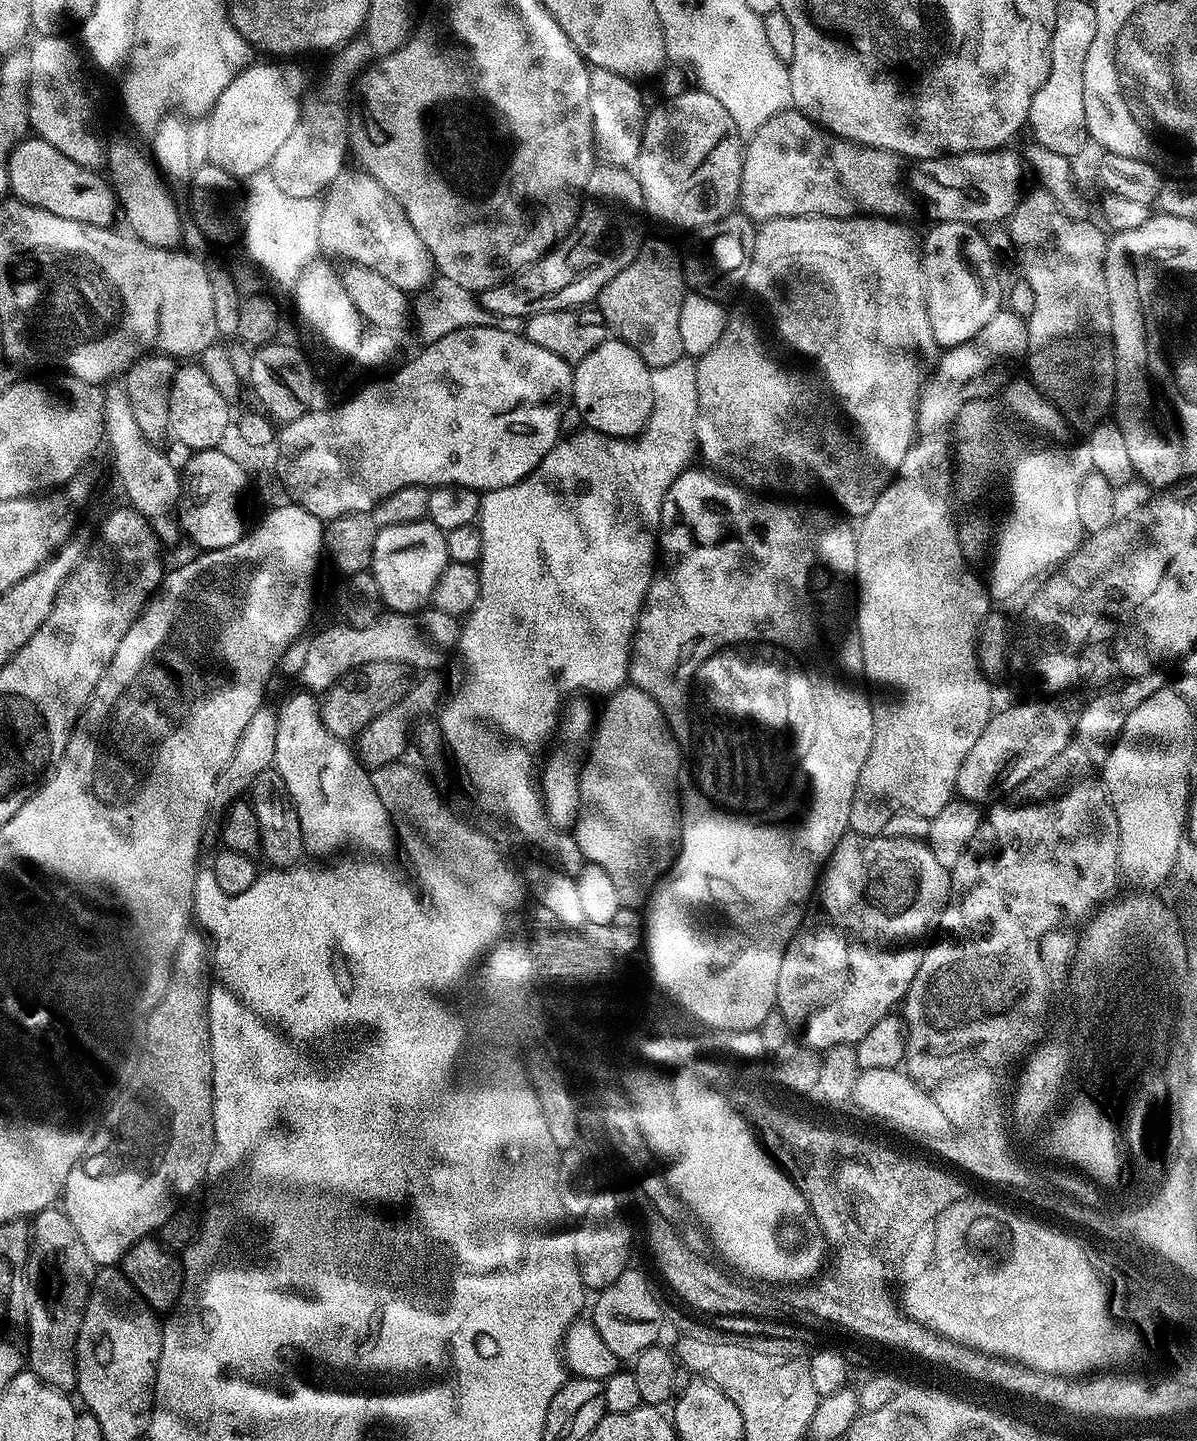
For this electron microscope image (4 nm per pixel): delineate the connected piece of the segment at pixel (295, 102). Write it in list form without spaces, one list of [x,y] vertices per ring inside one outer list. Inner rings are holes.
[[[253,62],[243,68],[232,79],[230,86],[226,86],[226,90],[222,90],[218,102],[206,117],[208,133],[203,134],[202,140],[208,151],[207,163],[218,166],[237,178],[247,178],[267,169],[275,161],[278,150],[282,150],[282,146],[286,146],[294,126],[298,126],[300,121],[302,107],[300,95],[304,92],[304,72],[300,68],[295,68],[292,65],[295,63],[292,62],[272,63],[276,64]]]

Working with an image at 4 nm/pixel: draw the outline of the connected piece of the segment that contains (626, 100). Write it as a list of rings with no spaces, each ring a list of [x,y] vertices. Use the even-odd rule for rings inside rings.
[[[592,68],[590,71],[590,118],[592,119],[592,150],[601,164],[632,168],[642,146],[646,107],[633,81],[614,74],[614,70]]]

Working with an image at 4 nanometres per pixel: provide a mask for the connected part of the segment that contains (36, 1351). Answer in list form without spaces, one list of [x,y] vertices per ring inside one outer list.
[[[63,1207],[37,1212],[30,1224],[30,1247],[26,1275],[28,1311],[27,1367],[51,1388],[68,1394],[76,1387],[76,1343],[98,1265],[86,1254],[78,1230],[74,1230]]]

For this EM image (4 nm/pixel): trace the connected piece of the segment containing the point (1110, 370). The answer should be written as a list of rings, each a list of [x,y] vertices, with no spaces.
[[[1037,187],[1037,192],[1028,191],[1021,195],[1016,209],[1013,210],[1011,216],[1006,221],[1008,227],[1008,236],[1012,239],[1012,244],[1016,247],[1016,256],[1020,259],[1019,275],[1026,282],[1030,282],[1030,287],[1034,290],[1034,314],[1030,314],[1028,322],[1028,354],[1026,357],[1026,365],[1028,364],[1027,375],[1030,377],[1031,383],[1035,384],[1037,392],[1048,397],[1051,403],[1055,404],[1059,412],[1064,415],[1065,420],[1073,429],[1084,428],[1090,430],[1095,424],[1101,423],[1105,419],[1104,416],[1109,415],[1110,409],[1113,407],[1116,399],[1116,354],[1112,350],[1112,319],[1110,318],[1110,294],[1106,290],[1106,270],[1104,269],[1104,259],[1106,258],[1106,250],[1108,249],[1108,240],[1106,232],[1099,223],[1092,224],[1091,219],[1075,220],[1067,217],[1066,214],[1056,204],[1056,200],[1047,189]]]

